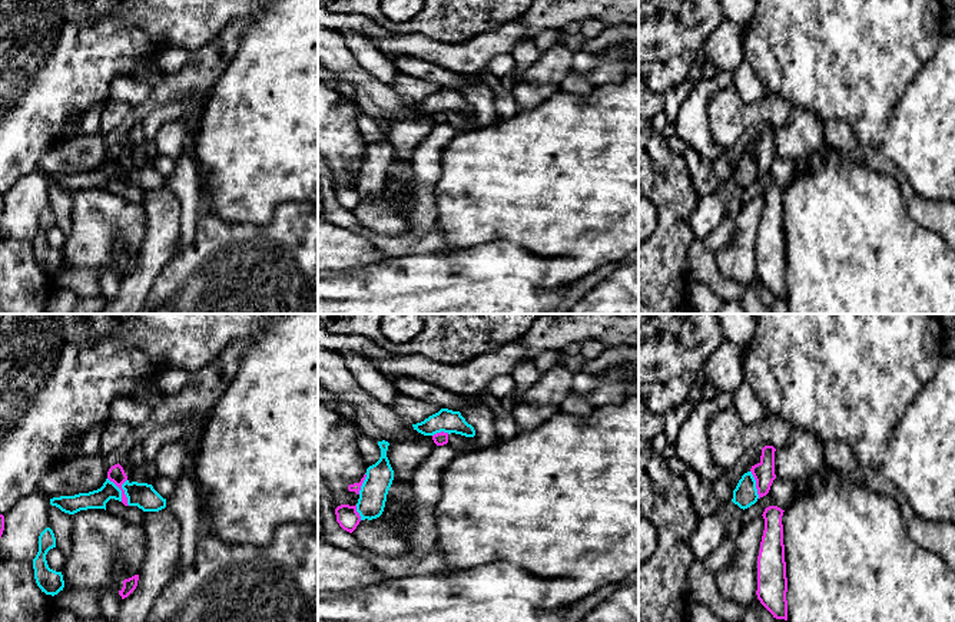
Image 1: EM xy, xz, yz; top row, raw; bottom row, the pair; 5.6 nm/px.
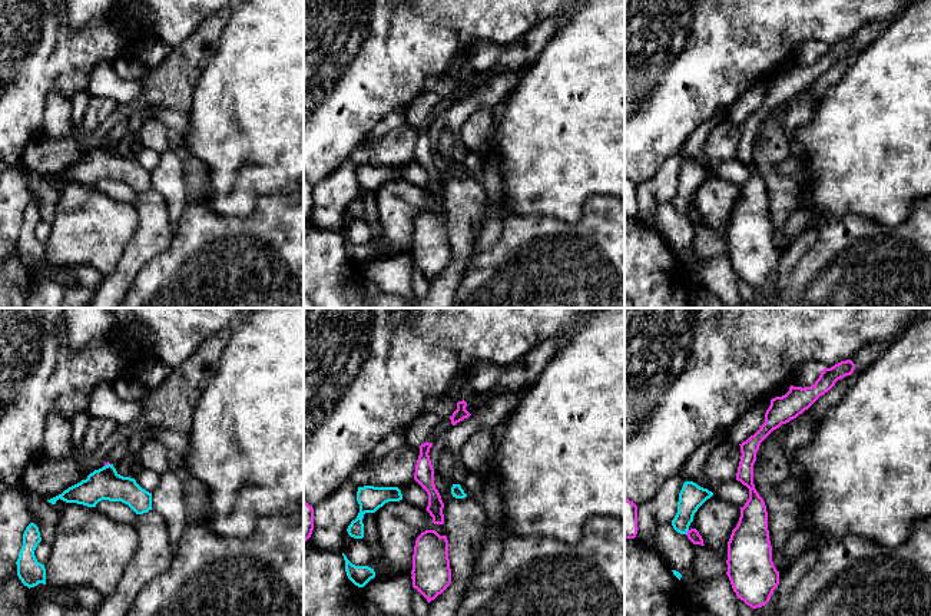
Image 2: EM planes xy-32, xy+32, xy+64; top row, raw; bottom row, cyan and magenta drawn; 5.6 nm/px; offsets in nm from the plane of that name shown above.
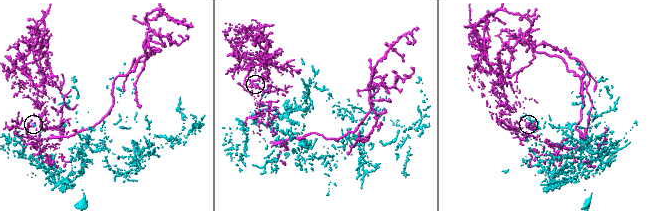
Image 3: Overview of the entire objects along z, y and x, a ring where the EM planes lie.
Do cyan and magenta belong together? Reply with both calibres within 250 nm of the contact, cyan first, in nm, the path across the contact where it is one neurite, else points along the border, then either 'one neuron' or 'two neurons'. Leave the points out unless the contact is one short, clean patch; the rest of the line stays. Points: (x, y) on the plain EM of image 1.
140/90 nm | two neurons

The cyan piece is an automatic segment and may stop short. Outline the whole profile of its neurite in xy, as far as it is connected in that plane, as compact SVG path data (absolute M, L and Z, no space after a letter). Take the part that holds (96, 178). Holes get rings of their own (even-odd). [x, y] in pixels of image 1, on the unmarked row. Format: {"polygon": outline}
{"polygon": "M109 158L97 169L89 172L79 172L74 175L60 175L50 178L50 183L59 186L62 191L74 193L87 188L105 188L110 179L122 181L122 169Z"}

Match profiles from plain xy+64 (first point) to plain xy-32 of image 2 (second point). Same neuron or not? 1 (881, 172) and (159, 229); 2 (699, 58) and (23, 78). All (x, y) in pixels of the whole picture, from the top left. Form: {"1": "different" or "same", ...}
{"1": "different", "2": "same"}

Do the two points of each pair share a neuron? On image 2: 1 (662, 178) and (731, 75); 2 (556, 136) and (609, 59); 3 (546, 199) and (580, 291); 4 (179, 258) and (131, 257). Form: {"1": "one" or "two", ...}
{"1": "two", "2": "one", "3": "two", "4": "two"}

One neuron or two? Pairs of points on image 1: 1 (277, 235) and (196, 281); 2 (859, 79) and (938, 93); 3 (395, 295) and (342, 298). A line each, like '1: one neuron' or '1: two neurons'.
1: one neuron
2: two neurons
3: one neuron

